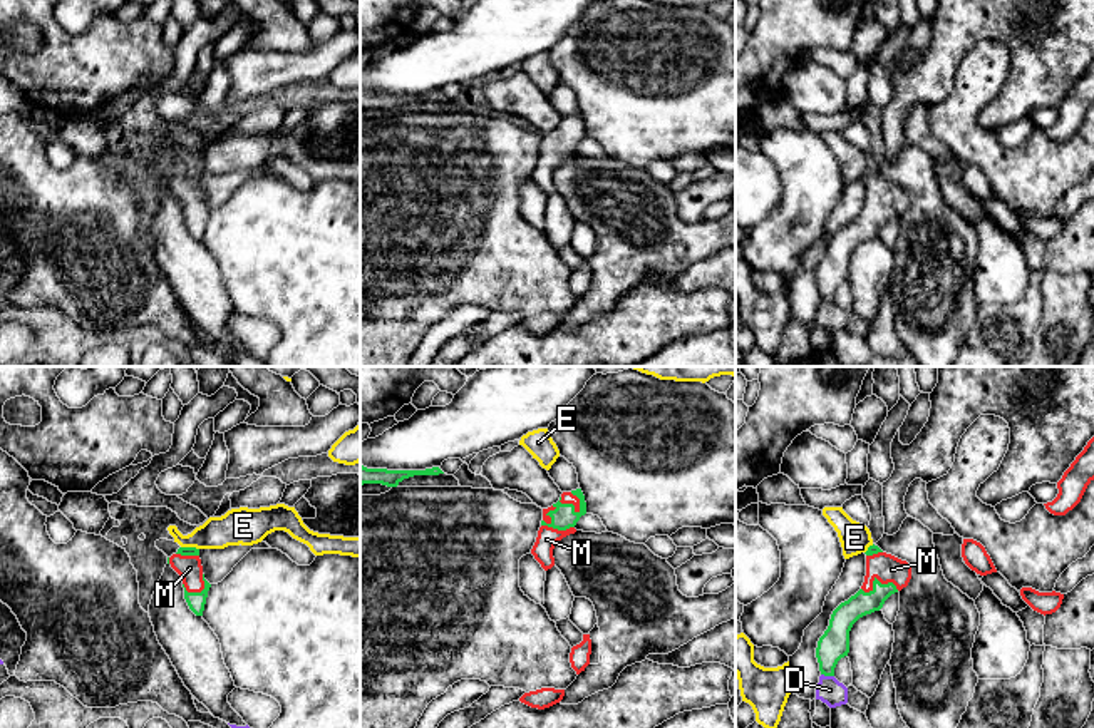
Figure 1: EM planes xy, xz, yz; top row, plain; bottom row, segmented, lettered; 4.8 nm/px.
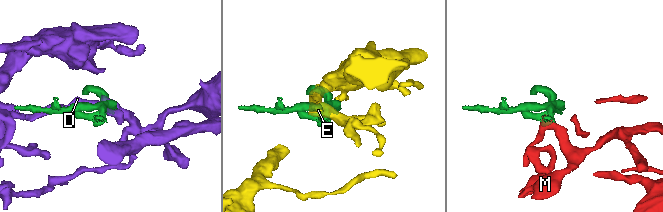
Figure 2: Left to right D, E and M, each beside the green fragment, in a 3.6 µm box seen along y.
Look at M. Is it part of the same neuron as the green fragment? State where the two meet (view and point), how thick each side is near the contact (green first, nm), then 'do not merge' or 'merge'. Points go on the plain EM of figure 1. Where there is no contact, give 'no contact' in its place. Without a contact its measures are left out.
contact xz (558, 154); calibres 120 and 100 nm; merge

